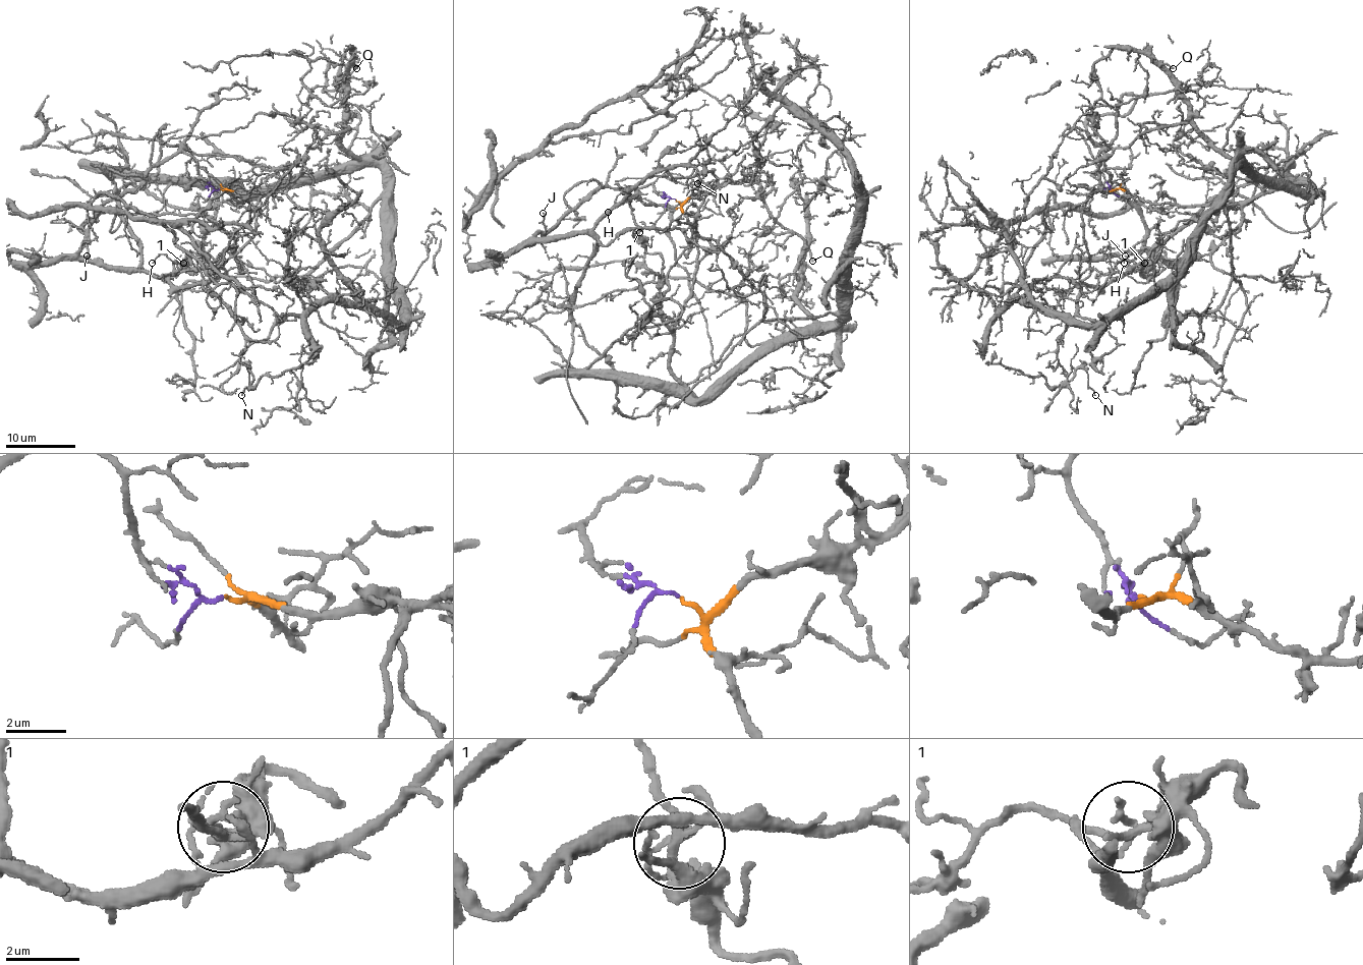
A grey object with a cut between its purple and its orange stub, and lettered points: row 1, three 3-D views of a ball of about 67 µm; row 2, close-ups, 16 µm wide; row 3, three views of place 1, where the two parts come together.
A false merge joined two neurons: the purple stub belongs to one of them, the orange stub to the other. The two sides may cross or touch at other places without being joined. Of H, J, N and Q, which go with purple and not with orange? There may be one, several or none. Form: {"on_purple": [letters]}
{"on_purple": ["J"]}

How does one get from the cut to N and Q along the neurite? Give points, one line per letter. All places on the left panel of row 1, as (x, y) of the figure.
N: (219, 188), (372, 166), (400, 297), (398, 324), (322, 302), (307, 363), (242, 395)
Q: (219, 188), (236, 206), (214, 190), (270, 193), (351, 164), (341, 131), (344, 72), (356, 68)

